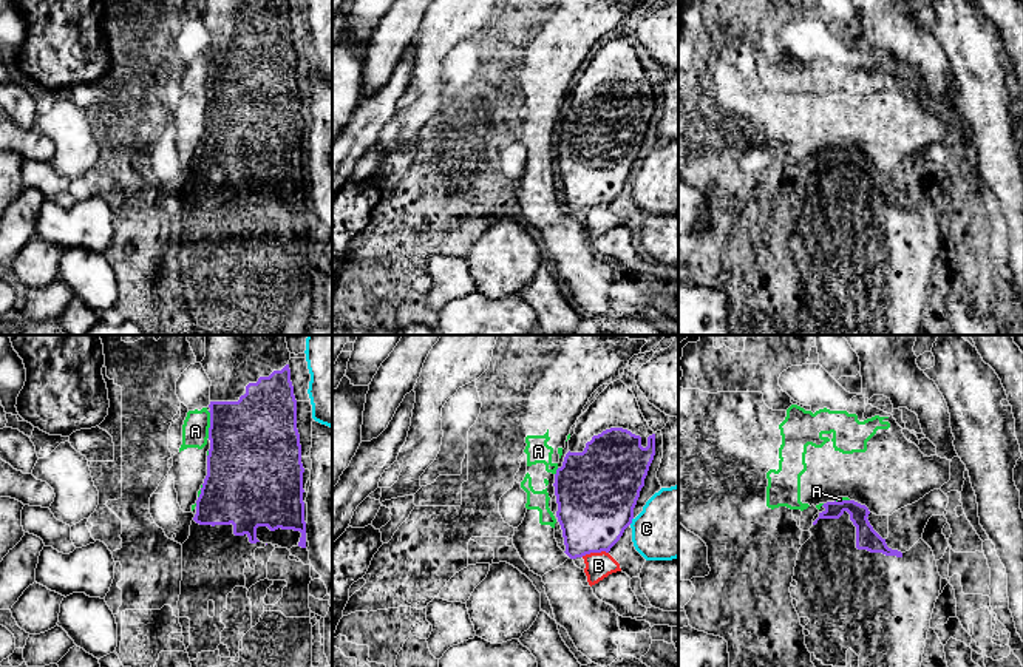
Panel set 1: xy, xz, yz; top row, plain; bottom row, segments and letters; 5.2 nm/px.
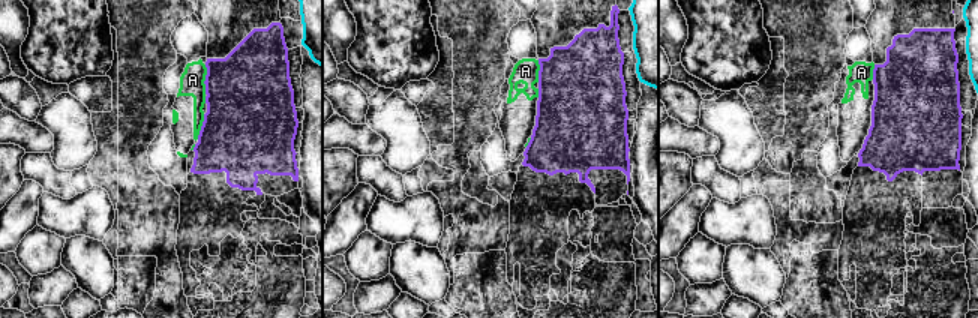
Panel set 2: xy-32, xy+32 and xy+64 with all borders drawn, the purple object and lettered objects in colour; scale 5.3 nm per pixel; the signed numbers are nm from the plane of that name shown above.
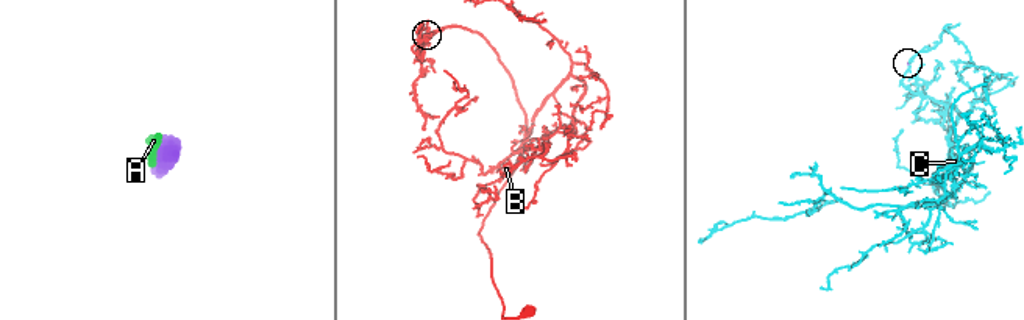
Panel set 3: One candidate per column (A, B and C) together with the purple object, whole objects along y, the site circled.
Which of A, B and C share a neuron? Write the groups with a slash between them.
A / B / C

